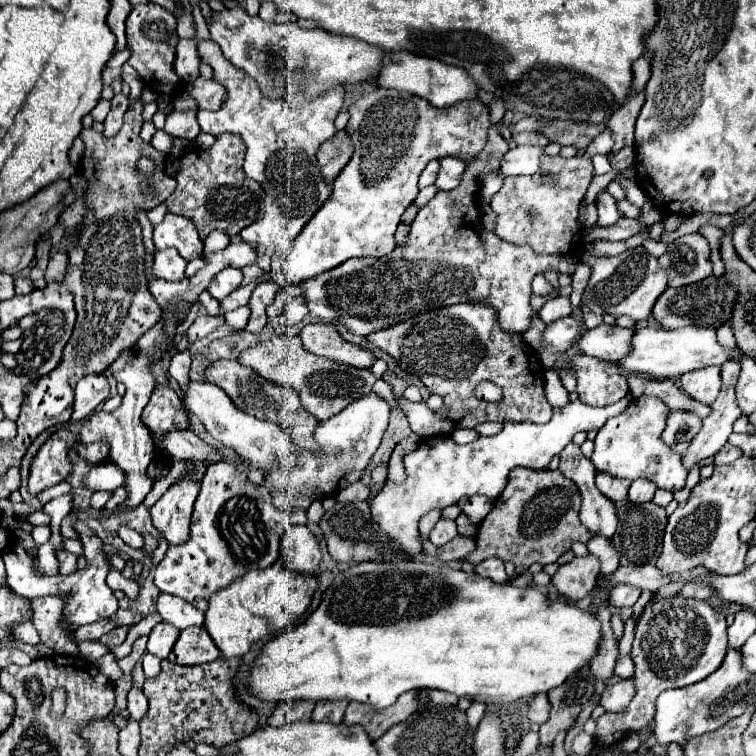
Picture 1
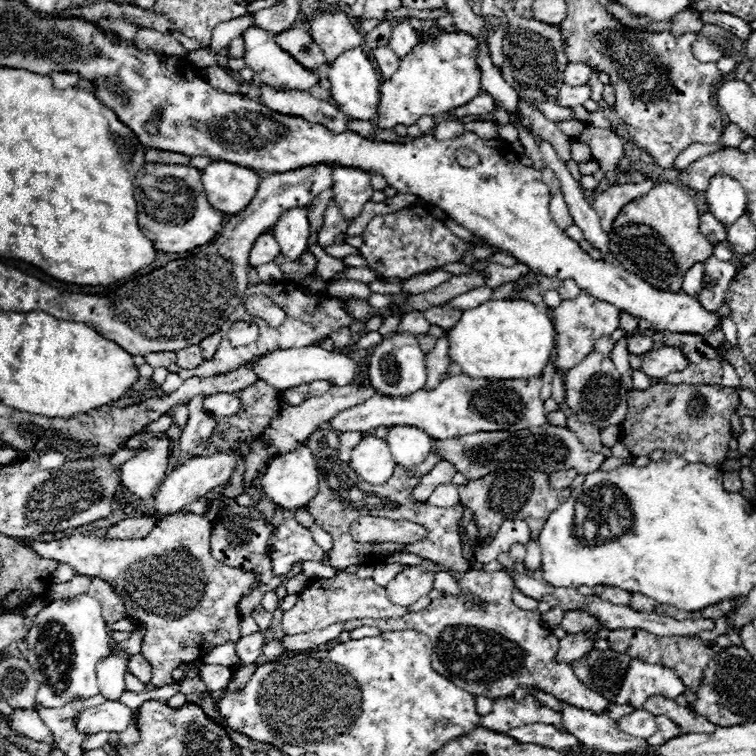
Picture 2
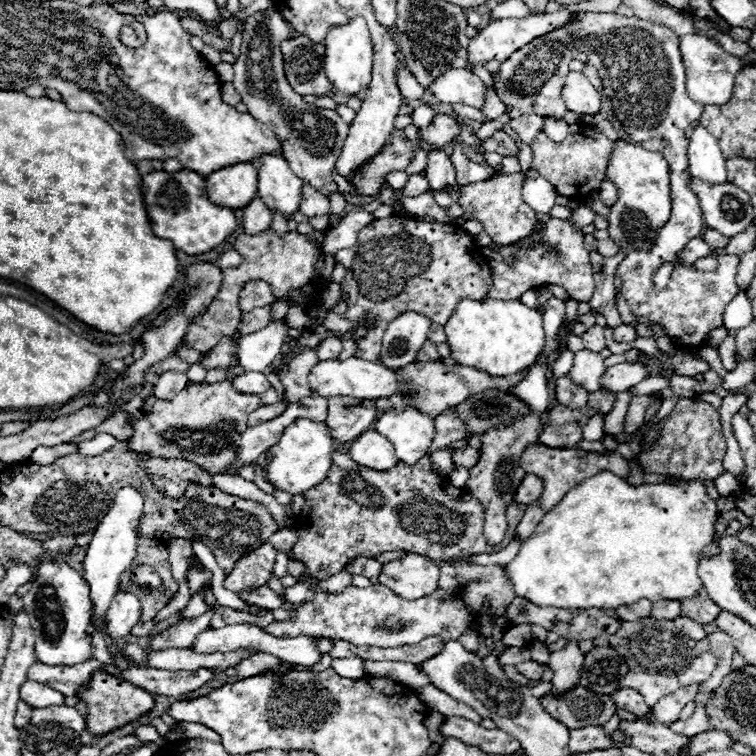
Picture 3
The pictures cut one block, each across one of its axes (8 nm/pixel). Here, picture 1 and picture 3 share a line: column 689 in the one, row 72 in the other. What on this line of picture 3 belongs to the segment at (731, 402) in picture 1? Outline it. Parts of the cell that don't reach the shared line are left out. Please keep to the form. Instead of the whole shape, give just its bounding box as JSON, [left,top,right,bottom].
[430,68,486,110]

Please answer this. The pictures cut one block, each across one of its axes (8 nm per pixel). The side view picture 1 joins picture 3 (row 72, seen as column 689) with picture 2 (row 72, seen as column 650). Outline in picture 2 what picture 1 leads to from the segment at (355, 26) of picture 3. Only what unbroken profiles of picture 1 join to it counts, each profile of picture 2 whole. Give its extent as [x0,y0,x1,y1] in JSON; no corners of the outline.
[328,48,380,120]

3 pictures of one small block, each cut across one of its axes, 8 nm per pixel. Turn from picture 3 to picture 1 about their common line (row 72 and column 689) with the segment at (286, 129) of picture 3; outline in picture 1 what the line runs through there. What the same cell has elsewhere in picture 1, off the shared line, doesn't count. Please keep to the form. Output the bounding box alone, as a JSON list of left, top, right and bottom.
[658,234,712,288]

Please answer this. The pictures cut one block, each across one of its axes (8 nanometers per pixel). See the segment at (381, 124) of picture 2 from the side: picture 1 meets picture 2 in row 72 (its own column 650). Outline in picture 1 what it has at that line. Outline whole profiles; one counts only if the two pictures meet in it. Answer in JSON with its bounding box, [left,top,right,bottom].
[592,396,686,490]

